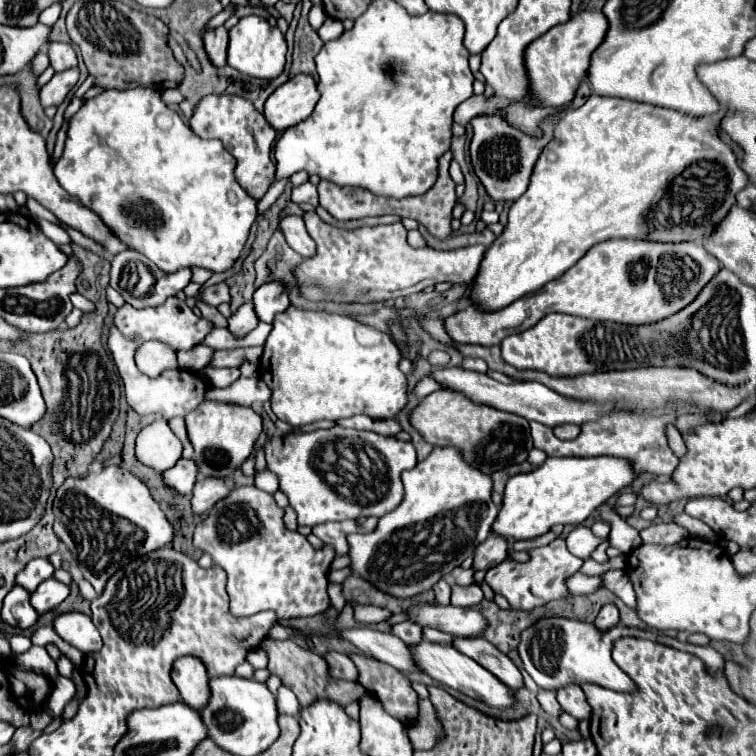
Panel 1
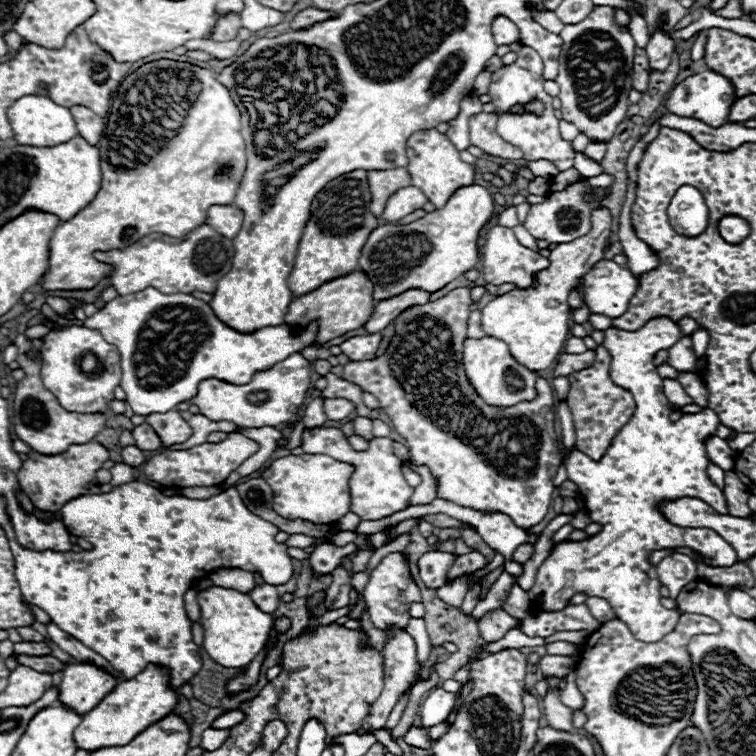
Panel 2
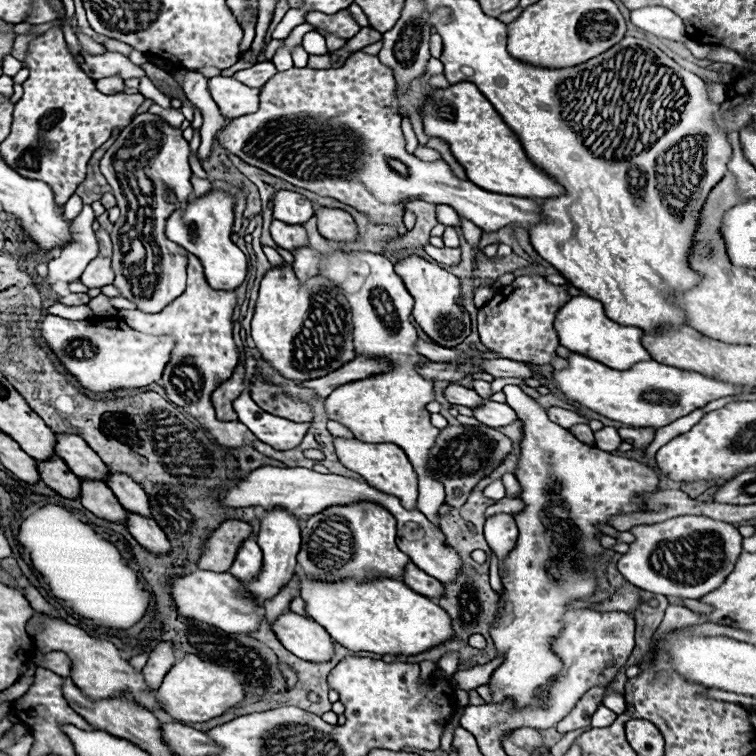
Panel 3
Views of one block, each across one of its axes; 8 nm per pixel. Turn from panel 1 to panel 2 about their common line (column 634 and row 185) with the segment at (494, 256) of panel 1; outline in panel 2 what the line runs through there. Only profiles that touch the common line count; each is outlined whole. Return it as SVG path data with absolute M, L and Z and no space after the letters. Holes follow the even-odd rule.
M154 60L148 62L144 66L140 66L136 72L132 72L118 88L118 92L114 94L110 112L106 116L106 128L102 132L102 138L98 142L98 150L100 150L100 160L102 160L102 186L100 186L100 194L96 194L94 202L90 202L84 210L80 210L80 214L76 214L76 218L64 222L58 226L58 230L52 234L50 238L50 256L48 256L48 270L42 278L42 290L52 292L52 290L90 290L94 288L104 276L108 276L112 272L112 267L96 267L96 259L93 253L96 250L100 252L110 252L110 250L122 250L126 246L132 246L134 240L144 238L146 234L152 232L160 232L172 238L182 238L188 232L192 232L194 228L205 223L206 210L212 204L232 204L234 202L234 194L238 190L238 184L244 176L246 170L246 144L244 138L240 134L240 110L236 108L228 88L224 88L218 80L216 74L208 68L200 68L188 62L176 62L176 60Z

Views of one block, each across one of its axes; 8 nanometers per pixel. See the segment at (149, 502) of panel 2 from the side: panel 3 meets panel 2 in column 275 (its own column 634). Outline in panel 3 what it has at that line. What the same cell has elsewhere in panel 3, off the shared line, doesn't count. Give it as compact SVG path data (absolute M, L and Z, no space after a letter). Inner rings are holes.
M676 516L656 524L638 524L630 532L636 540L618 560L620 574L634 586L682 598L702 598L720 588L742 554L742 536L728 522L706 516Z

